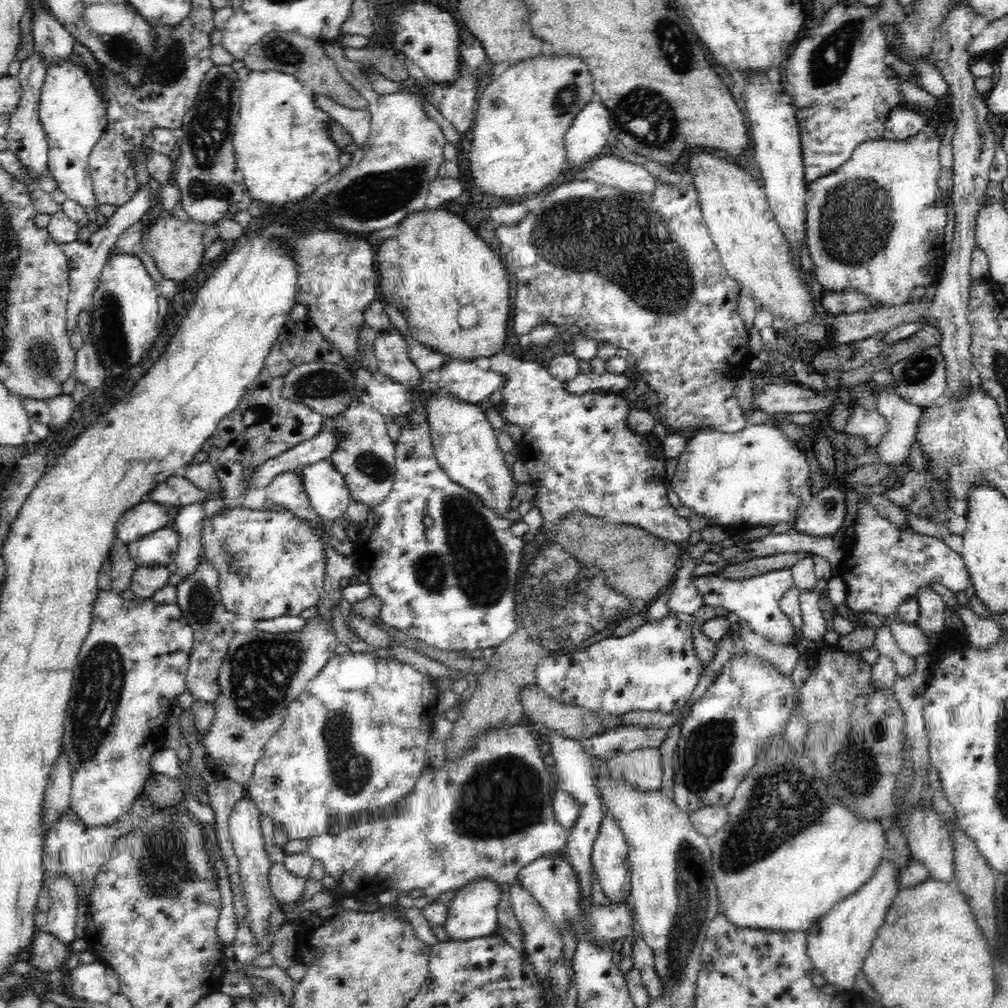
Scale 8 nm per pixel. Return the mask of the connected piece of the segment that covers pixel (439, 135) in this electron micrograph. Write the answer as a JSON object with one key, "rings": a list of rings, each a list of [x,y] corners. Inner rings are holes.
{"rings":[[[340,38],[321,45],[346,82],[369,102],[371,124],[368,144],[360,152],[356,150],[352,162],[349,162],[350,168],[339,172],[328,184],[315,191],[316,196],[320,195],[320,202],[316,204],[314,212],[324,222],[350,230],[350,234],[394,226],[407,213],[424,208],[430,183],[437,178],[438,167],[445,161],[442,148],[446,144],[446,137],[438,123],[428,117],[420,101],[423,96],[414,88],[378,94],[366,82],[358,63],[346,58]]]}

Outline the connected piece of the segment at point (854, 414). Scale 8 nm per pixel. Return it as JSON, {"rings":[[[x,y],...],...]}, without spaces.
{"rings":[[[853,399],[850,402],[846,432],[864,438],[869,447],[878,446],[888,432],[888,421],[878,410],[867,410]]]}

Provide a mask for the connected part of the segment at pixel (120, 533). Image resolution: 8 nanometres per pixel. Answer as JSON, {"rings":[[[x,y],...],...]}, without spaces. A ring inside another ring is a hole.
{"rings":[[[142,501],[118,519],[115,539],[126,544],[156,532],[168,524],[168,511],[160,503]]]}

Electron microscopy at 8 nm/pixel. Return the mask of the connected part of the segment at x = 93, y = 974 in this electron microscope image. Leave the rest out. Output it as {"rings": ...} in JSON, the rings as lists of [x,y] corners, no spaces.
{"rings":[[[96,960],[90,964],[79,963],[71,970],[72,987],[70,995],[75,999],[86,999],[90,1002],[109,1002],[112,992],[106,982],[106,964]]]}

